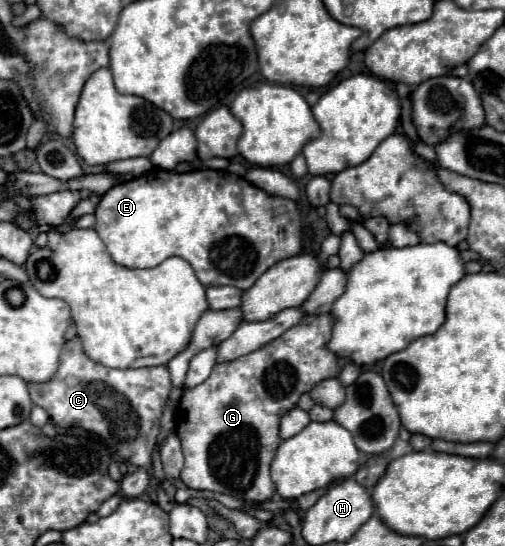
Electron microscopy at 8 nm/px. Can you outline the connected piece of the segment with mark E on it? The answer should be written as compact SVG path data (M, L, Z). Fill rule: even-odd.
M153 168L103 194L95 218L95 230L115 264L125 268L153 268L171 256L179 256L193 266L203 286L235 286L247 290L273 264L301 254L301 216L297 204L283 196L271 196L231 172L167 172Z

